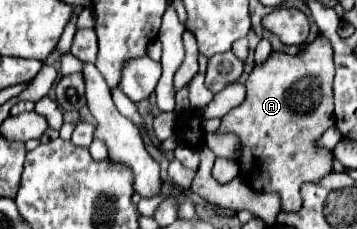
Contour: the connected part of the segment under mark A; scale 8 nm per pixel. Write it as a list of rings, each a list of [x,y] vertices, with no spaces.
[[[318,37],[314,43],[300,49],[300,55],[272,51],[264,63],[256,63],[246,79],[246,99],[240,107],[222,117],[216,133],[234,133],[240,139],[240,177],[256,193],[278,193],[280,211],[298,211],[302,197],[302,183],[316,183],[332,173],[334,151],[320,147],[318,139],[326,129],[334,125],[332,115],[332,79],[334,59],[332,43],[326,37]]]

